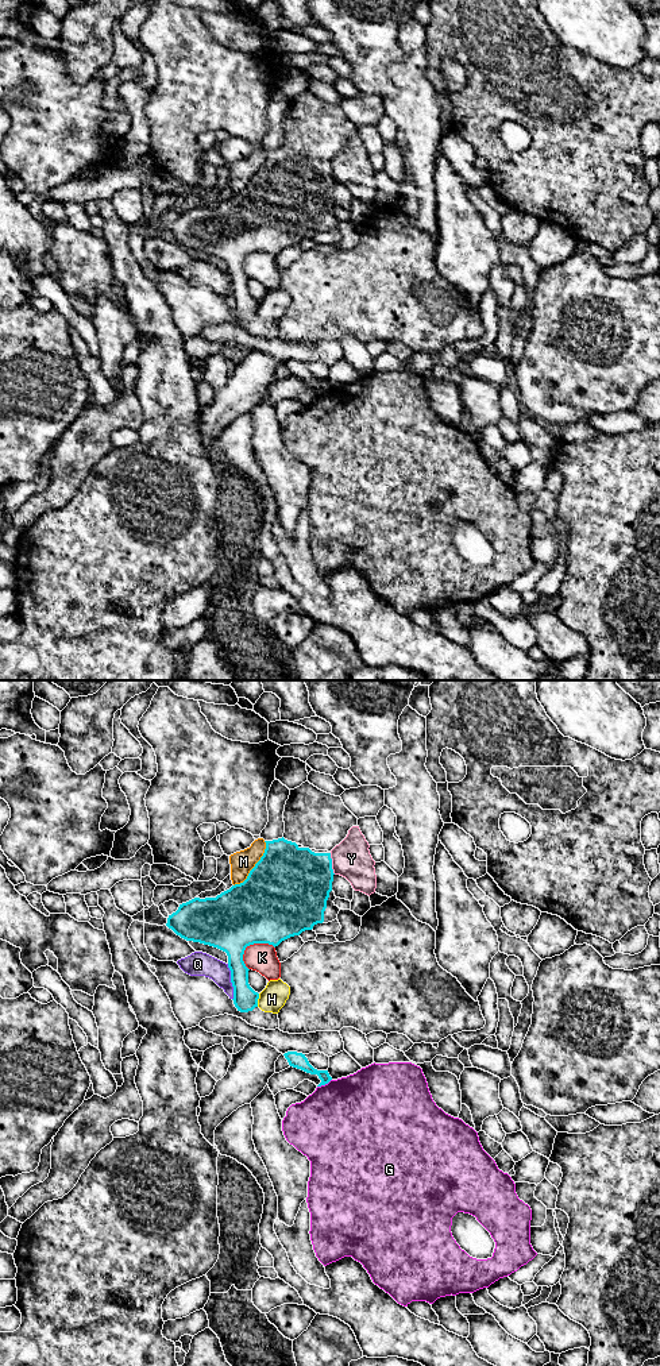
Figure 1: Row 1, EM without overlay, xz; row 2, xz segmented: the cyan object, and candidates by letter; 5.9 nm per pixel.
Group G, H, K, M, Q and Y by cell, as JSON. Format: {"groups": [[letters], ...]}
{"groups": [["G"], ["H"], ["K"], ["M"], ["Q"], ["Y"]]}

